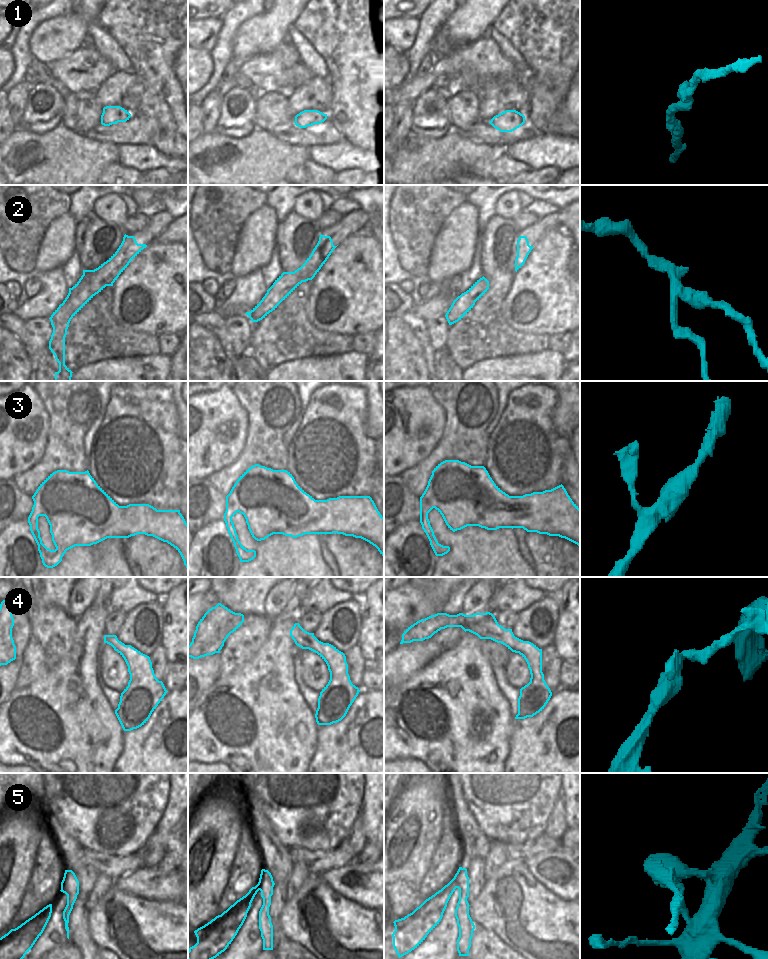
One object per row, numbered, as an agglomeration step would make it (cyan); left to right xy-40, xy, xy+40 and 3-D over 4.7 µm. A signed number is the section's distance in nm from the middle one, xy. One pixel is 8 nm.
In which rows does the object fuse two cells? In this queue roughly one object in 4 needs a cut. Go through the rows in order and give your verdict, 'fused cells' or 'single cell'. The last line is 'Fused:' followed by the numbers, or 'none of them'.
1: single cell
2: fused cells
3: single cell
4: single cell
5: fused cells
Fused: 2, 5

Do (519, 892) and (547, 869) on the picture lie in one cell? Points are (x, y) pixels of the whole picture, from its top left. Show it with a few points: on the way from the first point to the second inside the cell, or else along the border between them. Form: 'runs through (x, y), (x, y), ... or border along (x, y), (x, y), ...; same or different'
border along (524, 860), (530, 873), (553, 893); different

